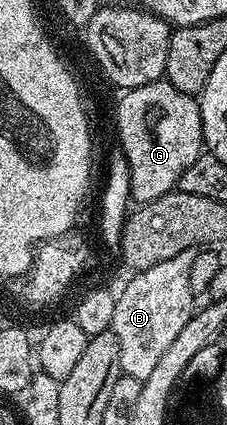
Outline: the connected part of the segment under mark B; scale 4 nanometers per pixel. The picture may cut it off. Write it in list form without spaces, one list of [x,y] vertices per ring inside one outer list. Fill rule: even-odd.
[[[196,246],[184,249],[181,253],[176,253],[174,257],[159,262],[148,270],[135,272],[131,276],[132,279],[124,283],[124,289],[119,295],[117,308],[114,309],[114,321],[110,328],[118,337],[118,345],[122,354],[120,369],[123,374],[136,377],[142,381],[146,377],[150,377],[155,366],[158,365],[159,358],[166,353],[167,346],[174,341],[175,337],[178,337],[183,326],[195,314],[196,304],[194,305],[194,298],[196,298],[196,292],[189,283],[190,265],[194,265],[194,260],[198,257],[200,250],[201,248]]]

